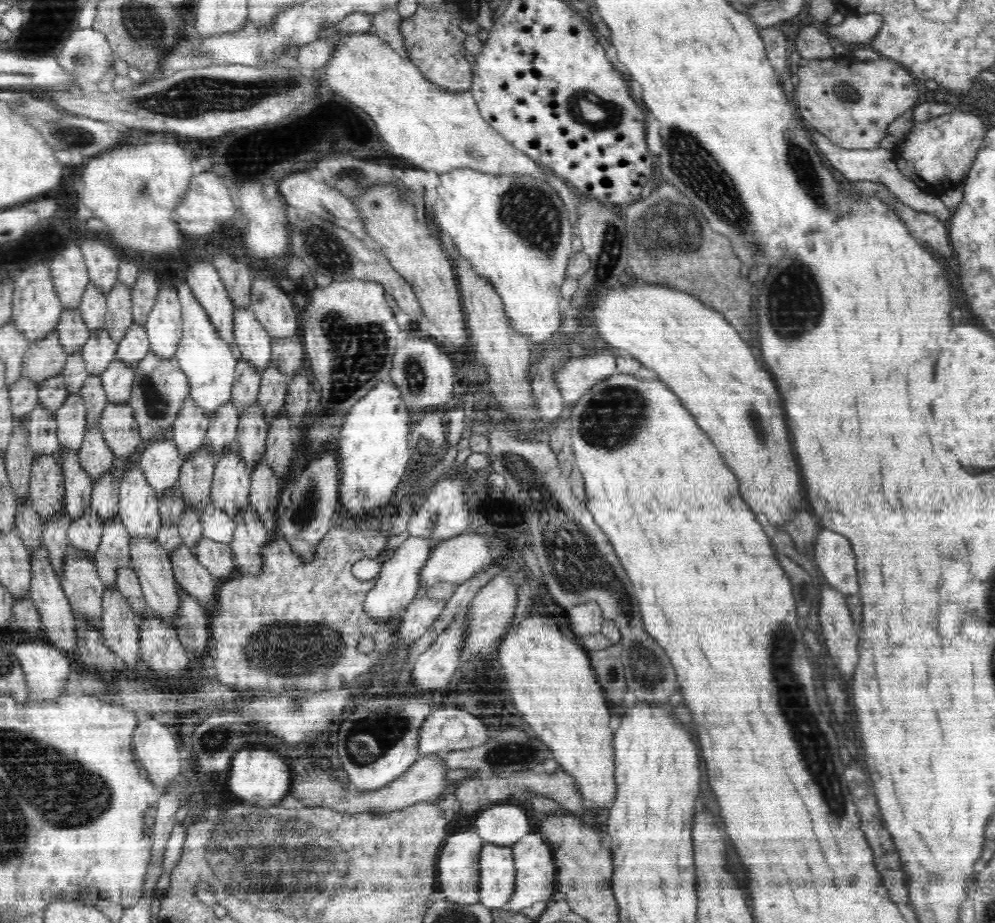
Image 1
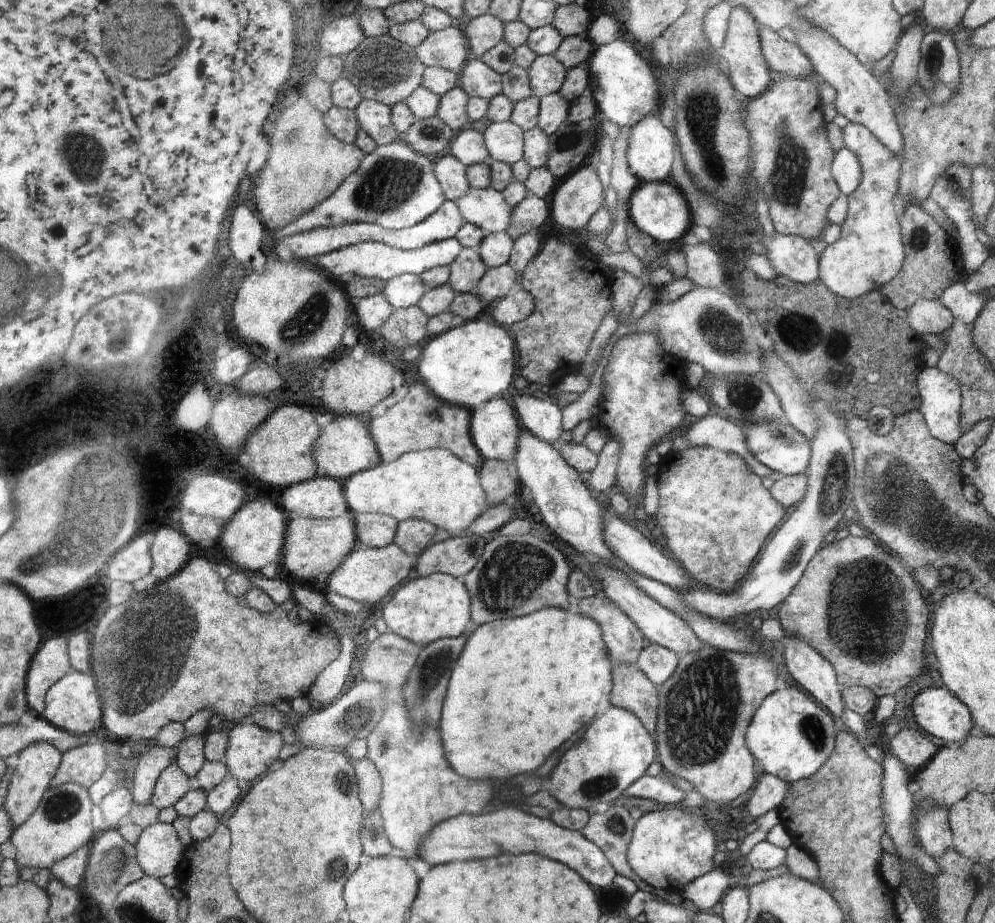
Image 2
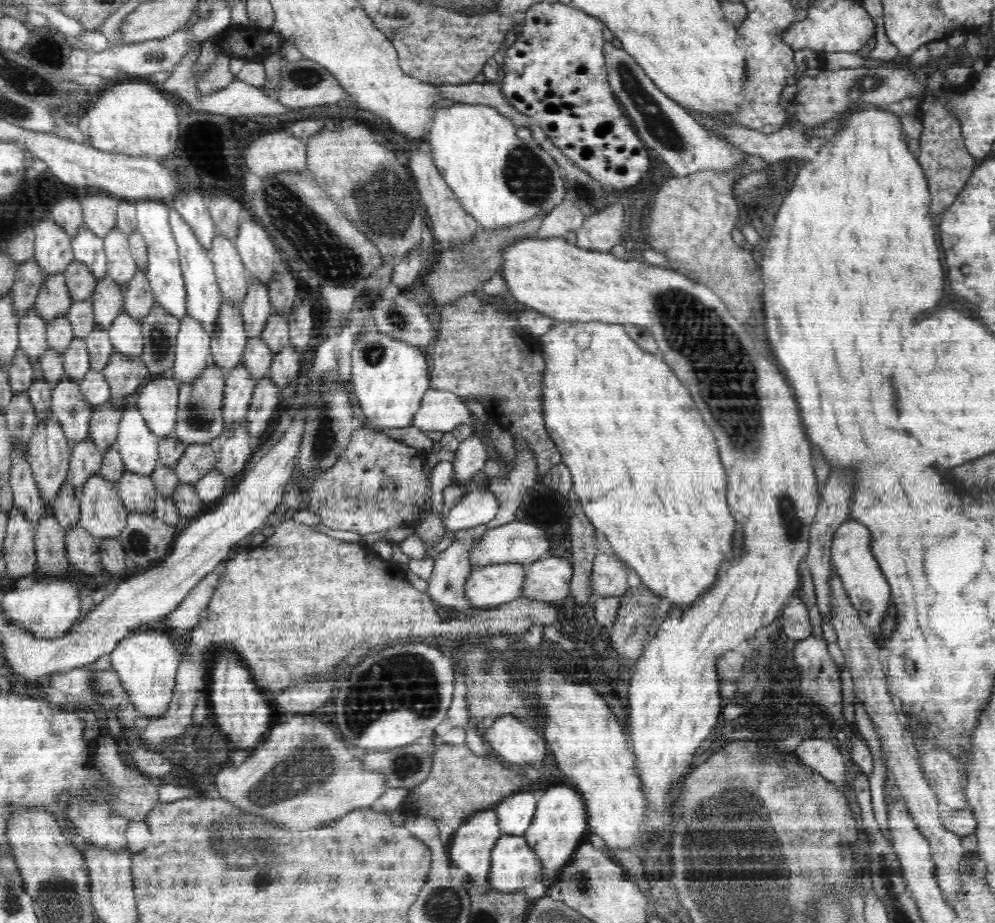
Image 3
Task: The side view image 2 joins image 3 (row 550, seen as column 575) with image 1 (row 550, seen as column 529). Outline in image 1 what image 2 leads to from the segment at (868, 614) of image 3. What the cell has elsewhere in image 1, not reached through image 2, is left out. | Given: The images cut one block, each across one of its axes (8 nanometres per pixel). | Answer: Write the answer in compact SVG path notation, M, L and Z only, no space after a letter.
M819 528L814 537L813 552L815 567L822 573L826 584L831 585L836 591L846 595L860 595L858 584L857 563L854 552L850 548L848 538L834 531Z

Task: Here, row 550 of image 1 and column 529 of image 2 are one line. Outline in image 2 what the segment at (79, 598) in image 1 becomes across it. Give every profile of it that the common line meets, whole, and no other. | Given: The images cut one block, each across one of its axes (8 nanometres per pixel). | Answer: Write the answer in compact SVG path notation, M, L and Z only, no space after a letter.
M537 55L527 70L533 94L540 99L558 93L566 81L568 70L554 55Z

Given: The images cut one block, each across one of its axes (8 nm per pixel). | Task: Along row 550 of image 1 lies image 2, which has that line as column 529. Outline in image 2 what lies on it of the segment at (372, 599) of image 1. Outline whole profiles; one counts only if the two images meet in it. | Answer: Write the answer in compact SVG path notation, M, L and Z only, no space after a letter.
M523 390L513 397L513 405L523 429L556 446L562 443L561 412L554 401L534 397L529 390Z

